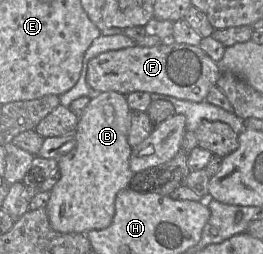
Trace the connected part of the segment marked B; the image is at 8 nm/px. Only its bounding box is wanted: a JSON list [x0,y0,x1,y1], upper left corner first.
[46,92,132,233]

